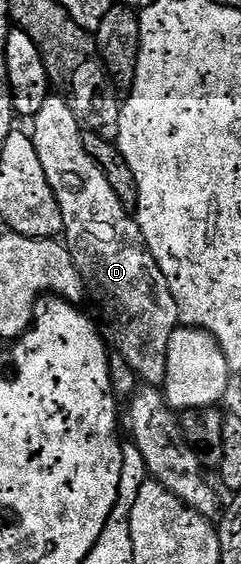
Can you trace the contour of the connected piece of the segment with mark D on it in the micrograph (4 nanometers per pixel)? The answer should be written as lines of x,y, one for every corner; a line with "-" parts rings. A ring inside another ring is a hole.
50,96
31,120
31,126
33,147
39,156
39,164
43,164
43,176
47,176
47,184
51,184
51,192
55,192
55,200
63,216
63,242
69,248
69,255
81,279
85,281
88,297
97,301
102,316
109,321
109,330
117,341
116,353
125,361
125,365
142,383
160,387
167,372
167,344
179,328
179,315
175,296
171,296
171,288
147,248
136,217
119,200
119,196
115,196
101,166
87,156
87,148
83,148
81,125
75,120
75,112
71,112
64,97

